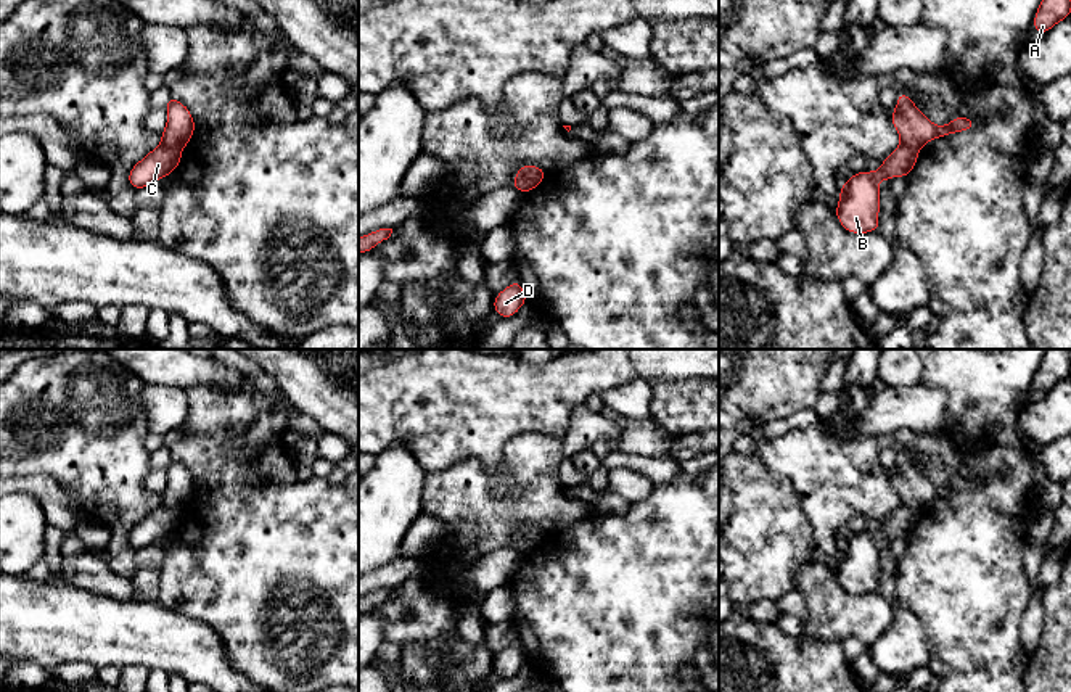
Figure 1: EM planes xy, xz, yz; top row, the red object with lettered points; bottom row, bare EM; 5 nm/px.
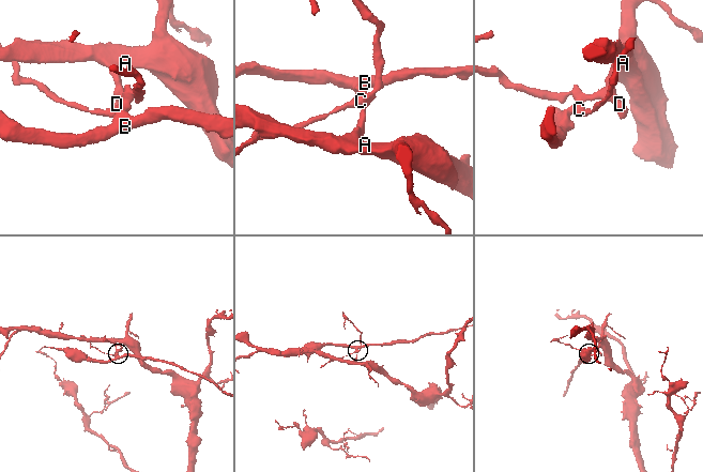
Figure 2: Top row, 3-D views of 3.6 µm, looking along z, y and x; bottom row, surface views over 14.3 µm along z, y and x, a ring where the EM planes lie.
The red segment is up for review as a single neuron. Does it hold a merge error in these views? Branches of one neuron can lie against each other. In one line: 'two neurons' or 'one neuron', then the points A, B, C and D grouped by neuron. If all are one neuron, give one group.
two neurons; A D / B C

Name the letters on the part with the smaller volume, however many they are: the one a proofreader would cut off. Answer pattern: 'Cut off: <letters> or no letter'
Cut off: B, C

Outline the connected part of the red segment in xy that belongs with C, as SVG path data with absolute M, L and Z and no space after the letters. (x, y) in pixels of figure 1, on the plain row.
M159 505L140 520L129 533L129 544L142 550L172 534L180 525L182 512Z

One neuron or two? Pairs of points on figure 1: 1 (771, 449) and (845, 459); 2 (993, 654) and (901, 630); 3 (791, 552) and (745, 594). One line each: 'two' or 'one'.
1: one
2: two
3: one

